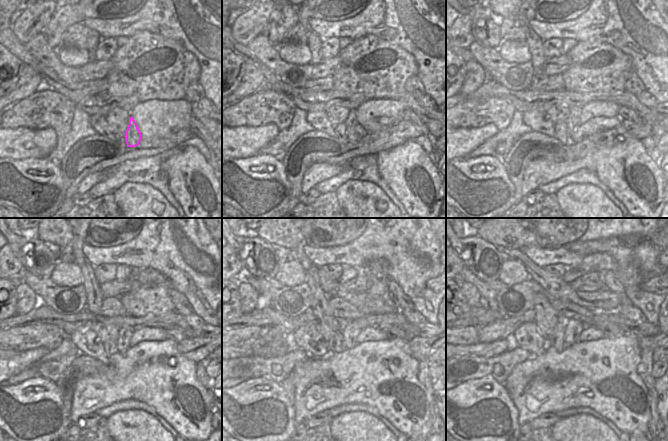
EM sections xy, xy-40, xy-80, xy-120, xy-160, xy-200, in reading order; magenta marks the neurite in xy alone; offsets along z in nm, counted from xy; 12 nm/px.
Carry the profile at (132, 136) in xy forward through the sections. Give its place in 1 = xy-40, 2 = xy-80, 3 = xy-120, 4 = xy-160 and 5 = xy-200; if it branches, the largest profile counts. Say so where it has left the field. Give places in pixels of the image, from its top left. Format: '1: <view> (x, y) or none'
1: xy-40 (354, 131)
2: xy-80 (572, 121)
3: xy-120 (124, 335)
4: xy-160 (349, 334)
5: xy-200 (574, 327)

